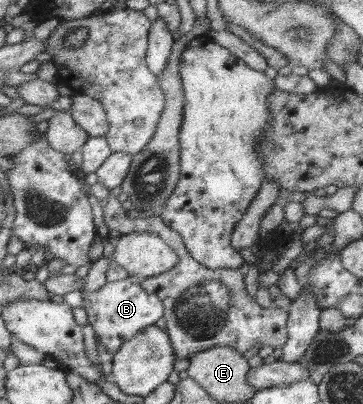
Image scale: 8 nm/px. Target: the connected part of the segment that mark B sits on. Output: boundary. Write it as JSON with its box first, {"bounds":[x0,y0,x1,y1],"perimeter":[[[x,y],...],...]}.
{"bounds":[81,275,166,354],"perimeter":[[[129,275],[122,280],[106,282],[101,289],[89,292],[81,290],[82,308],[87,315],[87,323],[94,329],[95,337],[108,352],[116,354],[126,341],[133,339],[147,327],[155,325],[164,317],[166,307],[163,300],[154,293],[143,289],[141,277]]]}

